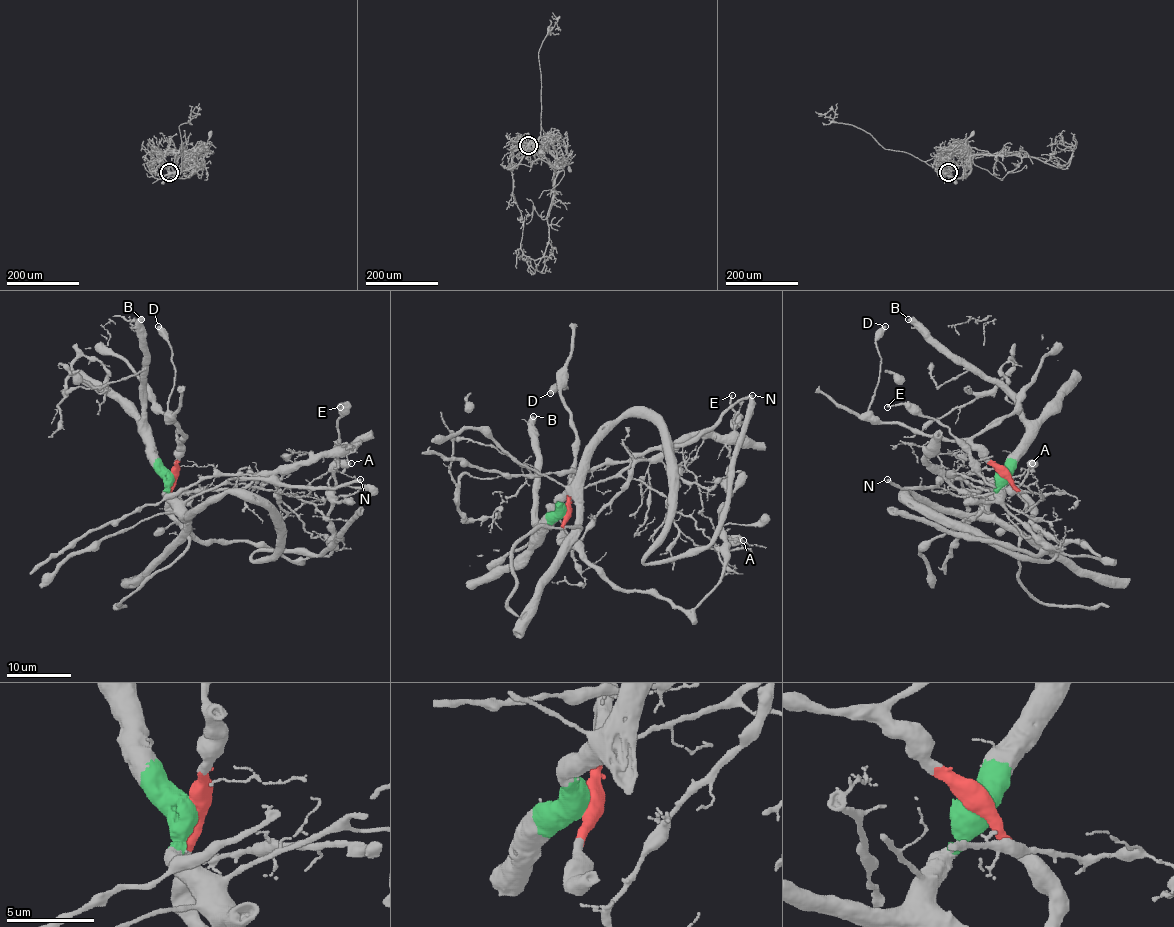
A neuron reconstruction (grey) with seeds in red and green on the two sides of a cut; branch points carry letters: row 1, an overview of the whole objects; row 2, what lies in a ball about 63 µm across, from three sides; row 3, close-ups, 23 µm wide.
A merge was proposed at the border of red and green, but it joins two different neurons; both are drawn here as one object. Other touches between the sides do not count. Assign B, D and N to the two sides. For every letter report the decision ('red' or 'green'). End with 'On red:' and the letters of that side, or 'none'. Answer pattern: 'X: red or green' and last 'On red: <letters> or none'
B: green
D: red
N: green
On red: D

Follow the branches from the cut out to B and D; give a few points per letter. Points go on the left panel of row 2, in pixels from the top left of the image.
B: (172, 474), (156, 452), (151, 433), (146, 428), (141, 319)
D: (173, 474), (183, 436), (168, 421), (168, 396), (175, 381), (175, 370), (168, 340), (157, 325)

